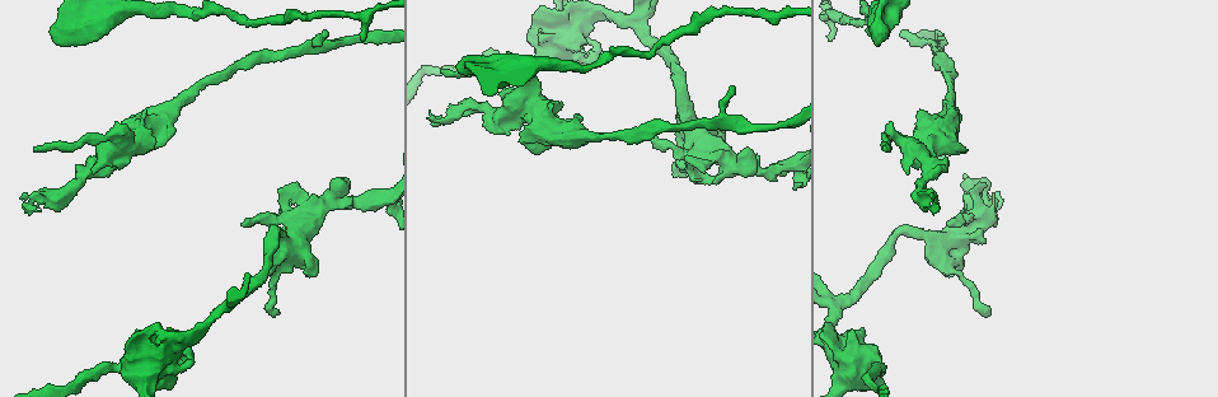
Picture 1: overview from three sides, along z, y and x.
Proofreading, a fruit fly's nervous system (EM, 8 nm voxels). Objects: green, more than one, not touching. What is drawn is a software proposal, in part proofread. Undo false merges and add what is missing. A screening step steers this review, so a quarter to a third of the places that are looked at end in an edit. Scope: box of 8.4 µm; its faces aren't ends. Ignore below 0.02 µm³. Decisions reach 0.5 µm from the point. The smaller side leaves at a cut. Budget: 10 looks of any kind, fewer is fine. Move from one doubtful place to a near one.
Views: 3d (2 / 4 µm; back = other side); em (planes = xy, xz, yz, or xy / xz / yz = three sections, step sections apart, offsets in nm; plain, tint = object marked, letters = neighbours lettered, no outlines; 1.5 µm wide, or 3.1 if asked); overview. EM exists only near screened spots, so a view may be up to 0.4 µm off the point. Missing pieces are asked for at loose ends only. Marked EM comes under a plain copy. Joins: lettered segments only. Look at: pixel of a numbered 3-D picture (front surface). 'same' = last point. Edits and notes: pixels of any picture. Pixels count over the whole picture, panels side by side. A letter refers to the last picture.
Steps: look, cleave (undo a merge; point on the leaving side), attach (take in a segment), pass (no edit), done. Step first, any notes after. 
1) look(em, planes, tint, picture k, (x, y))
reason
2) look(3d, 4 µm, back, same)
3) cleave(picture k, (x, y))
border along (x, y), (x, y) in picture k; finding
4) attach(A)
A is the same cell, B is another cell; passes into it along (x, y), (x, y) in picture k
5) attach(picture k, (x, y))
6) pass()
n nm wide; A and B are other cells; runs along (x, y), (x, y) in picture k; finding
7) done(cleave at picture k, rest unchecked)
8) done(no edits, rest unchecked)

look(em, planes, letters, picture 1, (171, 382))
stops while still wide

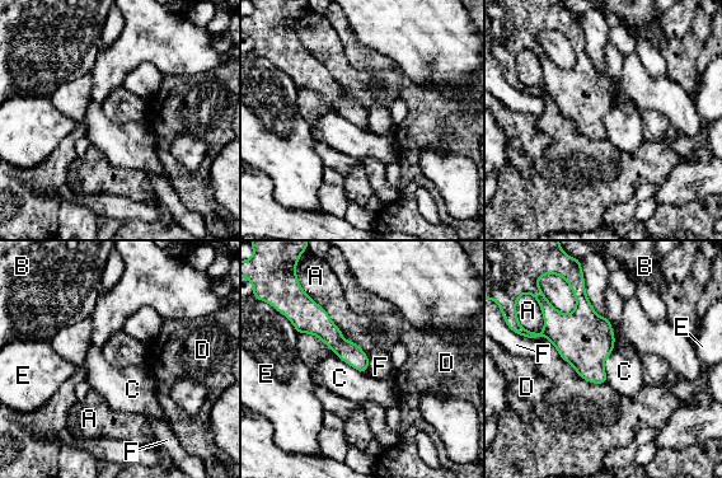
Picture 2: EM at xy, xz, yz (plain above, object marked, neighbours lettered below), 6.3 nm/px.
pass()
A, B, C, D, E and F are other cells; border along (366, 355), (367, 373) in picture 2; none of them fits

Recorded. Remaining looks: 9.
look(em, planes, letters, picture 1, (950, 223))
an open end

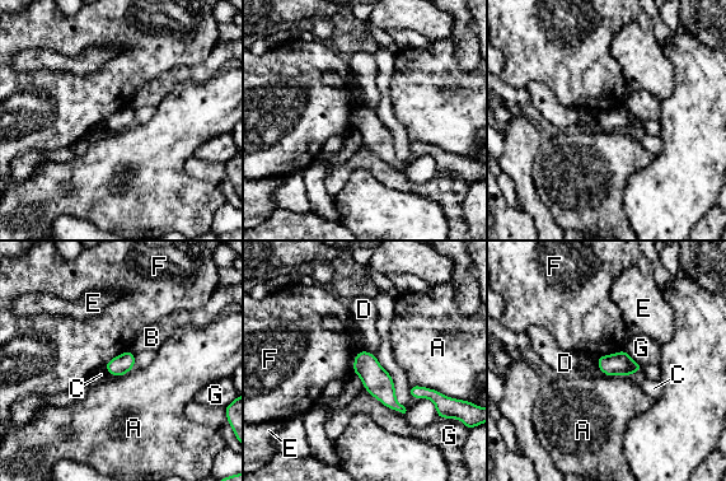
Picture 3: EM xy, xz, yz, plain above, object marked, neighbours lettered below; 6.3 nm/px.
pass()
120 nm wide; A, B, C, D, E, F and G are other cells; border along (623, 349), (600, 355), (596, 359) in picture 3; no lettered segment goes on from it

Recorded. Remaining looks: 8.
look(3d, 4 µm, back, picture 1, (324, 36))
branch stops here

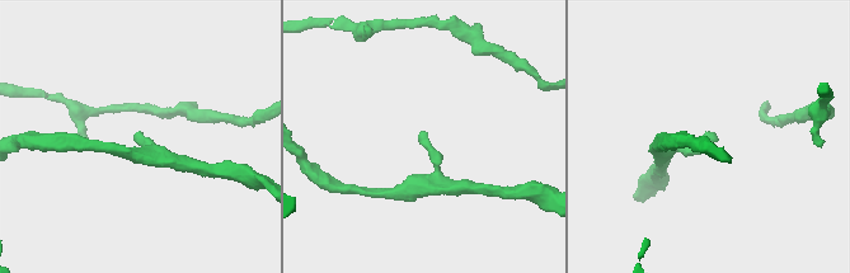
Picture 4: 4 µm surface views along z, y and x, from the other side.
look(em, planes, letters, picture 4, (138, 141))
now the EM

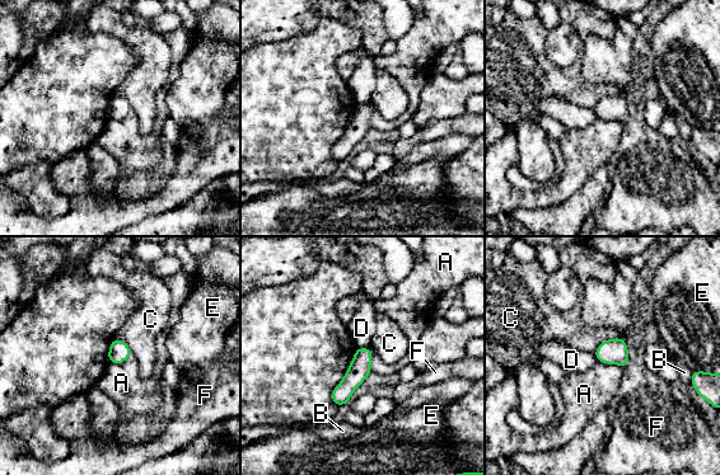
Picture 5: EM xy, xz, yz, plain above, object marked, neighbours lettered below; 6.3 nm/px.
pass()
A, B, C, D, E and F are other cells; runs along (366, 351), (339, 401) in picture 5; none of them fits

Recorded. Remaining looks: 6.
look(em, planes, letters, picture 1, (429, 111))
free end

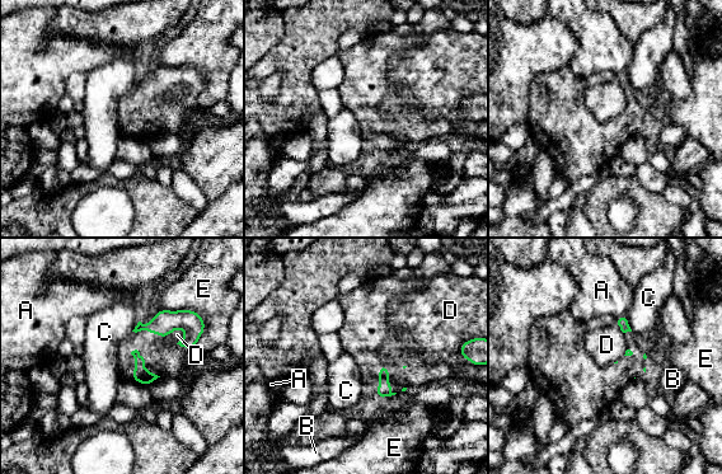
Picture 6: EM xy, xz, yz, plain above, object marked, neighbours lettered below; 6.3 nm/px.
pass()
A, B, C, D and E are other cells; border along (187, 332), (173, 329), (163, 338) in picture 6; none of them fits

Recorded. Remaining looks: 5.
done(no edits, rest unchecked)

